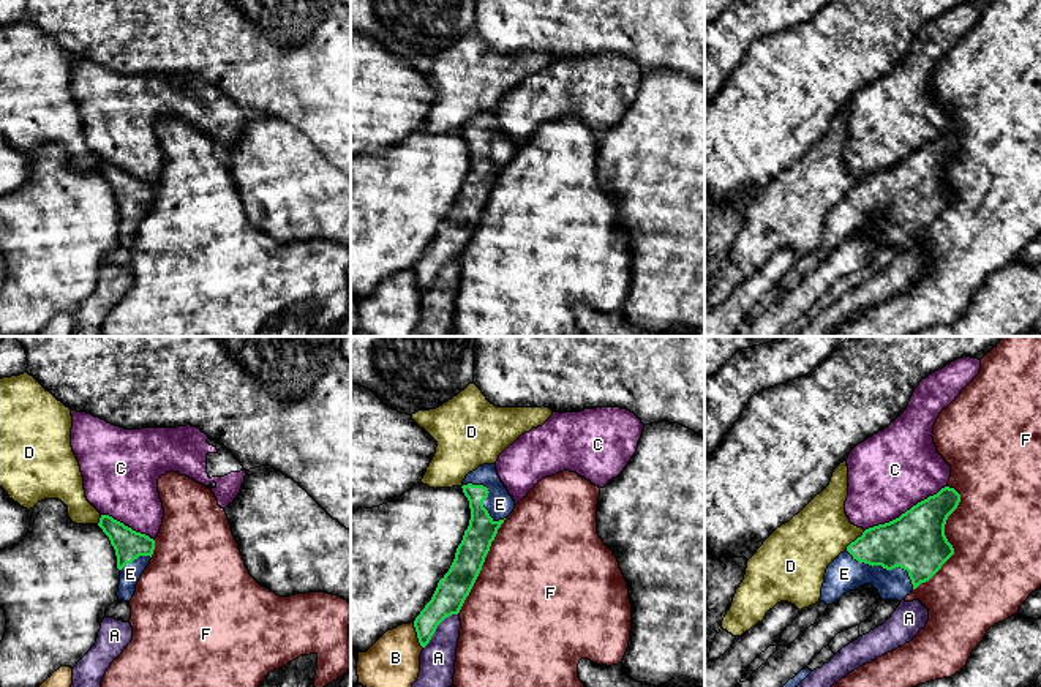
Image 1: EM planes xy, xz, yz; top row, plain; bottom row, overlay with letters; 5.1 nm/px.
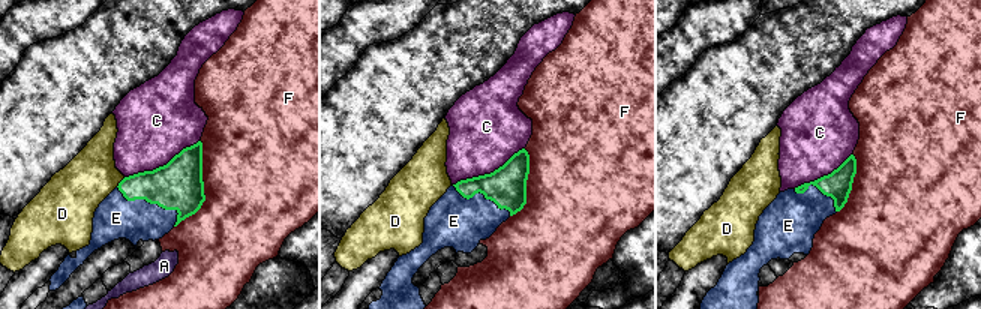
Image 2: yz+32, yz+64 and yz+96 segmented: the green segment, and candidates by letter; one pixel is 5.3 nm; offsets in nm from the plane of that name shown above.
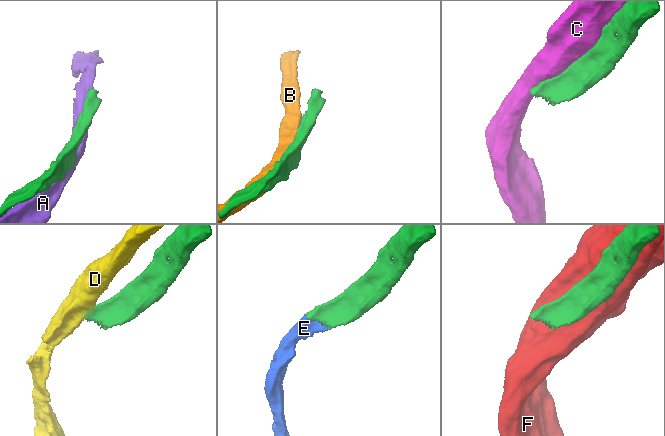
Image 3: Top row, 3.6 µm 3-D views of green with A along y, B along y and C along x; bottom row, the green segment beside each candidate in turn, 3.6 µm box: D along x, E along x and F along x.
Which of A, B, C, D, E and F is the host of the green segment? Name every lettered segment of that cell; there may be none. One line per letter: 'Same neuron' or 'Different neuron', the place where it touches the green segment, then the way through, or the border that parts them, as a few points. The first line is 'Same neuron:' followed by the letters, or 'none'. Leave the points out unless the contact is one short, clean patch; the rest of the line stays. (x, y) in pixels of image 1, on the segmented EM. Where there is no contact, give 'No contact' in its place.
Same neuron: E
A: Different neuron. Touches green at xz (436, 627)
B: Different neuron. Touches green at xz (417, 635)
C: Different neuron. Touches green at yz (905, 512)
D: Different neuron. Touches green at yz (856, 539). Boundary: yz (864, 531), (845, 548)
E: Same neuron. Touches green at yz (885, 567)
F: Different neuron. Touches green at yz (947, 540)

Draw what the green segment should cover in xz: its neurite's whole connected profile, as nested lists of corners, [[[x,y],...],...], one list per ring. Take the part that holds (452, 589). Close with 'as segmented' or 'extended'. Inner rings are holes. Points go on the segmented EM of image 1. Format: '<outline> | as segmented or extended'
[[[483,464],[469,472],[461,488],[469,501],[471,520],[449,572],[439,580],[431,600],[414,621],[422,648],[430,643],[445,618],[460,613],[498,529],[515,509],[515,501],[501,482],[496,464]]] | extended

